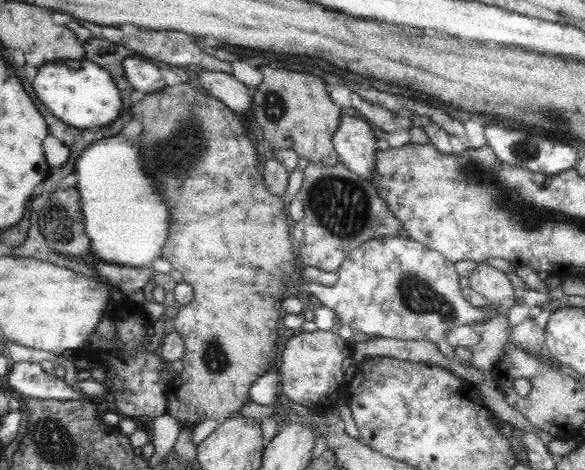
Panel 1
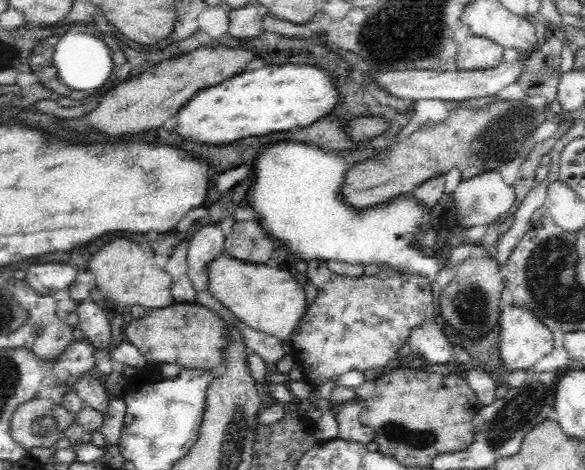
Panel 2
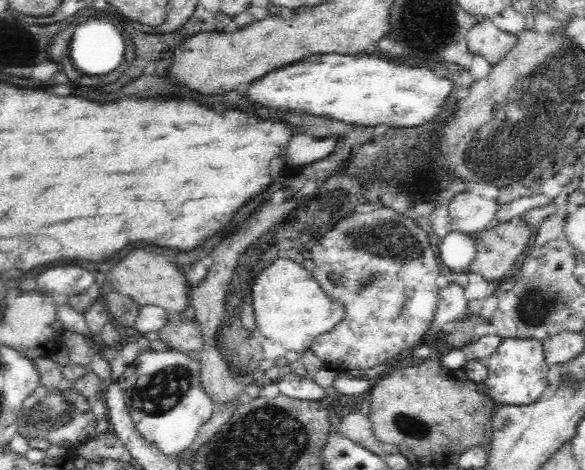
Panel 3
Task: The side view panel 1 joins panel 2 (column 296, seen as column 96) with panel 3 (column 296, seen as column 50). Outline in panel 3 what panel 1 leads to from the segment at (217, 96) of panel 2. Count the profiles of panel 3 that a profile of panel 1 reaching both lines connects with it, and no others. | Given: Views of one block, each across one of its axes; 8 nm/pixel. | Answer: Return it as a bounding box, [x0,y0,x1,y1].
[246,54,452,126]

